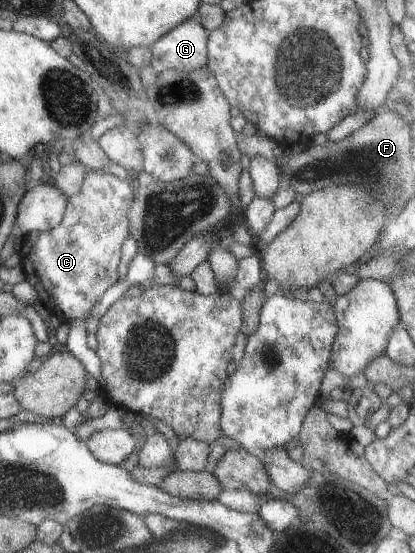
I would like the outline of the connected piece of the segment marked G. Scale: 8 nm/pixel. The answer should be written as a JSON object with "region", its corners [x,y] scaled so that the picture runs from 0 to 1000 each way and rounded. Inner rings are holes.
{"region":[[[472,29],[436,40],[364,81],[361,118],[378,136],[412,123],[463,130],[496,119],[504,61]]]}

